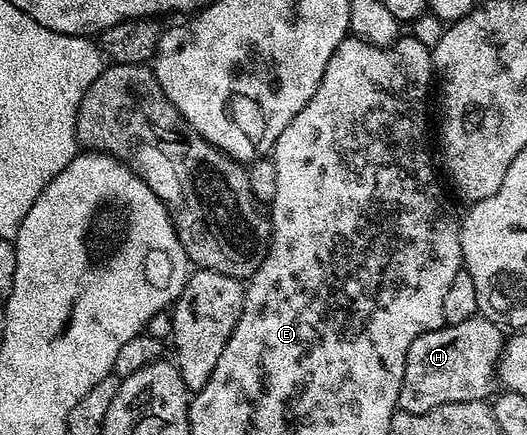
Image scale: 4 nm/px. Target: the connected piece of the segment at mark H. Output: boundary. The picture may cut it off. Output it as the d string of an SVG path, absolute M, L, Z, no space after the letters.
M481 315L464 319L464 323L443 324L436 331L420 335L406 352L398 409L403 413L423 413L444 403L489 398L490 388L496 385L498 356L502 354L503 344L503 330Z

